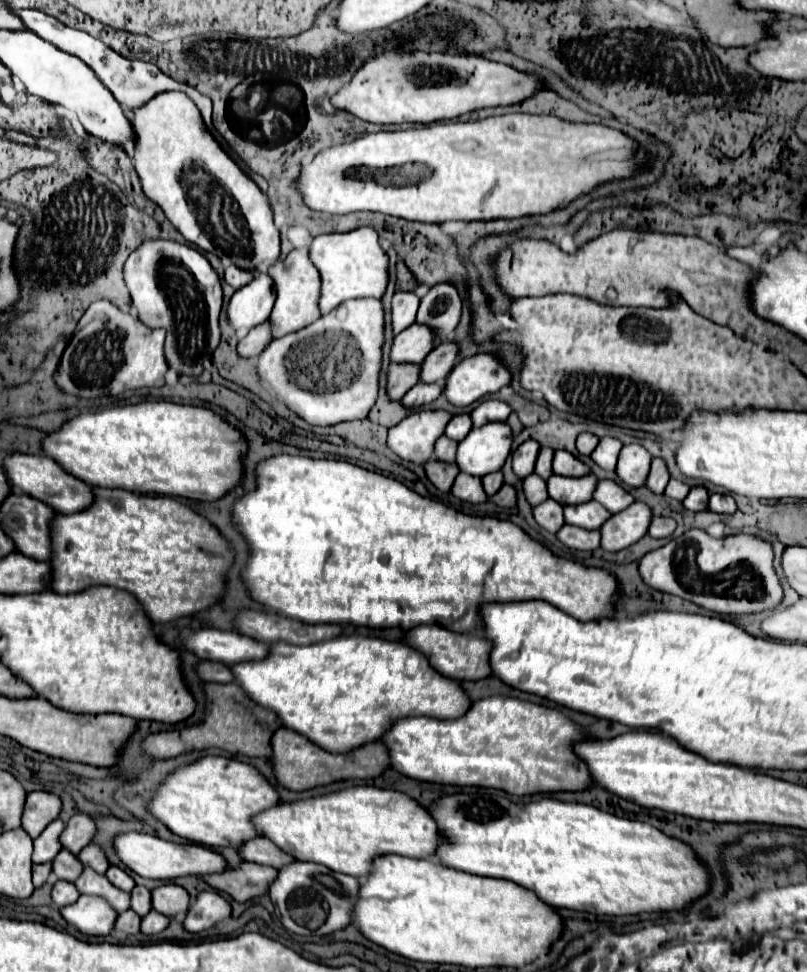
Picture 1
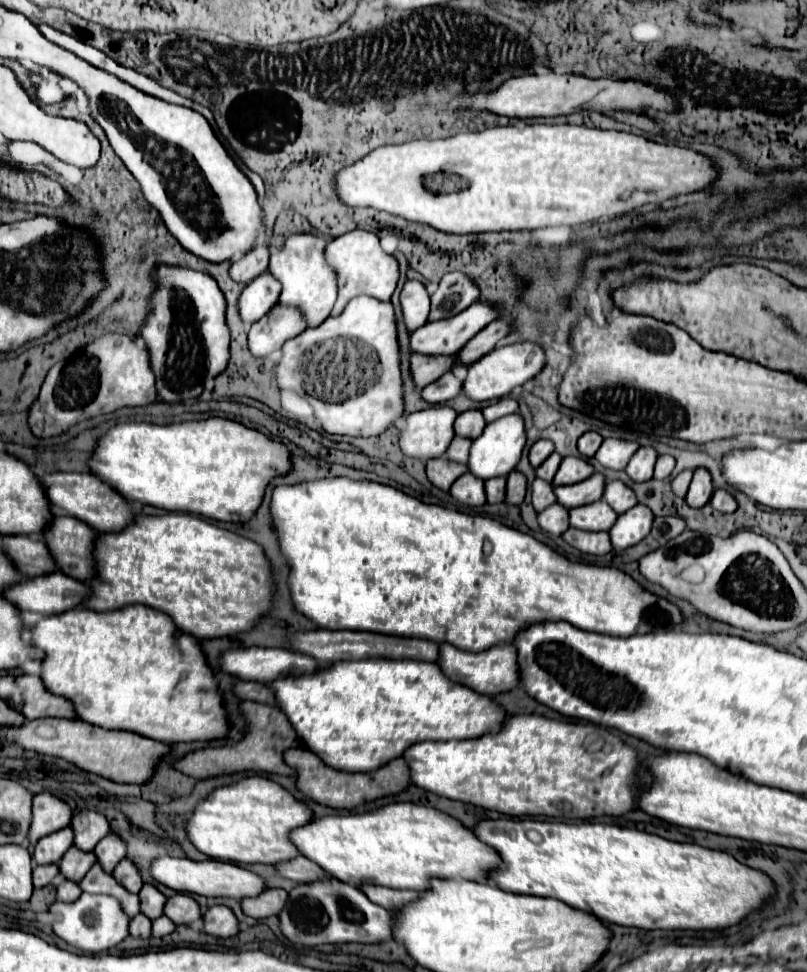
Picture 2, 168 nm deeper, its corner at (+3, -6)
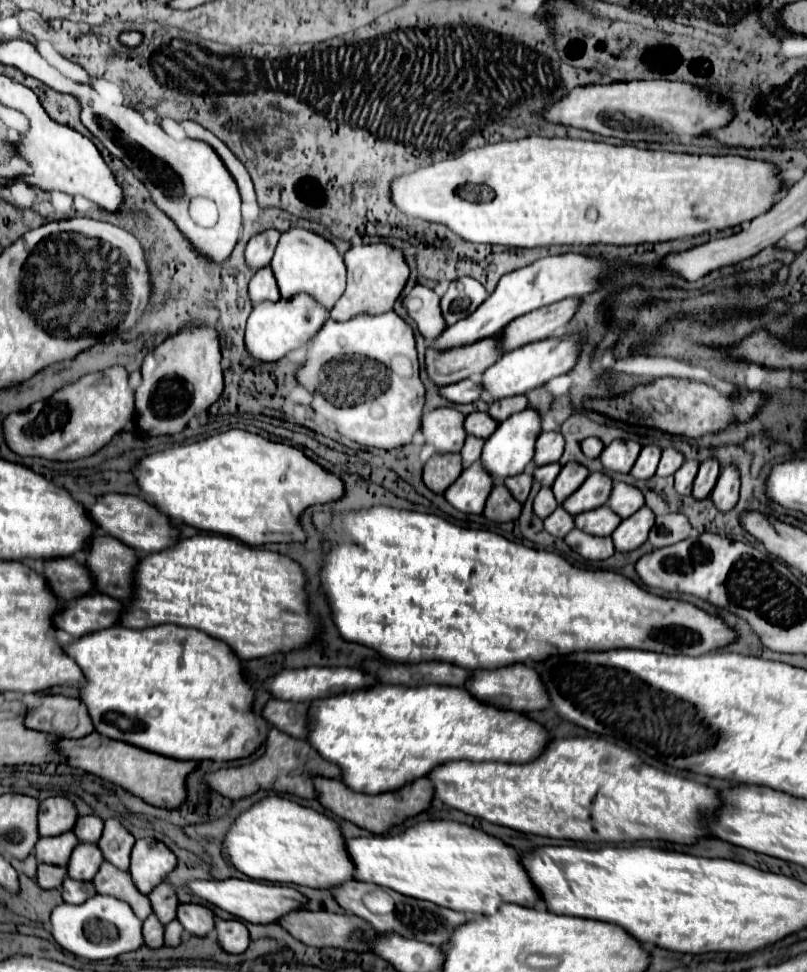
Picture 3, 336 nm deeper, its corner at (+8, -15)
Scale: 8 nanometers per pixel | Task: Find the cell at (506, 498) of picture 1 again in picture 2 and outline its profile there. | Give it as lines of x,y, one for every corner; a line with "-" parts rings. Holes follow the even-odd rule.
510,472
508,484
506,484
506,500
504,502
518,506
518,504
522,504
524,496
526,496
526,478
524,478
524,474

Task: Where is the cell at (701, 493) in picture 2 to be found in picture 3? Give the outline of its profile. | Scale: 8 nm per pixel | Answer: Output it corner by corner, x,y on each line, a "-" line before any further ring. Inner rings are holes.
715,457
701,463
699,473
695,477
695,485
693,485
693,497
695,499
705,499
713,491
717,477
719,477
719,471
721,471
721,465

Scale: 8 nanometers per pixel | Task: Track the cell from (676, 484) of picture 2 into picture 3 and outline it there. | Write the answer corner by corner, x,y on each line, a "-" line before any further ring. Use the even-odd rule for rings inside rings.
685,461
677,471
675,471
675,489
677,493
681,495
691,495
691,489
693,489
693,479
697,475
697,469
699,469
699,461

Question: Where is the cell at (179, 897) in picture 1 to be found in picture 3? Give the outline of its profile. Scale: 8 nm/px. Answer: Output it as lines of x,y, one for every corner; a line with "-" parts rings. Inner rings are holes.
197,903
179,905
177,919
193,935
207,935
215,929
215,915
205,905
197,905

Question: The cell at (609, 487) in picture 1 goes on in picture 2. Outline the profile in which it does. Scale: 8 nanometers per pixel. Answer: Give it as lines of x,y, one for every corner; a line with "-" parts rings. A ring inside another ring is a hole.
614,480
614,482
606,484
602,500
608,502
618,514
622,514
622,512
626,512
626,510
630,510
632,506
638,504
634,492
630,488
626,488
620,480

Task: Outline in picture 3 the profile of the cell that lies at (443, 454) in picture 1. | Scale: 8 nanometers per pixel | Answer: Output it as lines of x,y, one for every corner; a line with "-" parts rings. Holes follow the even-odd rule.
469,435
463,449
461,449
461,457
463,457
463,467
467,469
471,463
475,463
483,451
483,439
475,437
475,435

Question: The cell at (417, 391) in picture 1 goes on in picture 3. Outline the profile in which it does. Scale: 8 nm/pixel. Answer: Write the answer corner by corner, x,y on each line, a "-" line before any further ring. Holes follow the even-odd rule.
467,379
467,381
459,381
459,383
443,387
441,393
443,393
443,397
447,397
453,403
473,403
481,397
483,387
481,387
481,383

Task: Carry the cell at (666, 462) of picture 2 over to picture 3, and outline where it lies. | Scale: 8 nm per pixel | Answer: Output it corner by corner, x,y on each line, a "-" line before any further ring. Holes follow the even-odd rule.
673,447
663,449
663,455
661,455
661,461
659,461
659,467
657,467
657,475
659,477
673,475
683,465
683,461
685,461
685,457
683,457
681,451
677,451

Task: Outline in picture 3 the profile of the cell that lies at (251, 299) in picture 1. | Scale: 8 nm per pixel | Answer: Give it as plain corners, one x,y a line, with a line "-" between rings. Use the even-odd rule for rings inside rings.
261,267
249,281
249,295
253,303
279,301
279,287
275,283
271,267

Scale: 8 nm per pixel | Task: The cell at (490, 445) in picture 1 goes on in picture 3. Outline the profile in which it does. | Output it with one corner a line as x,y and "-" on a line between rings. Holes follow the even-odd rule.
525,409
519,415
511,415
511,419
505,419
497,427
497,431
485,441
483,455
481,455
483,467
499,481
503,481
505,477
523,473
529,467
529,463
533,461
535,439
539,437
539,433
541,433
541,417
535,409

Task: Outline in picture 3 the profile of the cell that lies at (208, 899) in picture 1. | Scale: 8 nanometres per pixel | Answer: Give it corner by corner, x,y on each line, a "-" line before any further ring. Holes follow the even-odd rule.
217,919
215,925
219,933
219,943
227,953
243,953
249,947
249,931
241,921

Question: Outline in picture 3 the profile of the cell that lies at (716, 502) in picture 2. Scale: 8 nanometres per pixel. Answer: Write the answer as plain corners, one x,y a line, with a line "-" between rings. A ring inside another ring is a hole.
727,463
721,469
721,475
717,479
717,485
711,491
711,499
719,511
729,511
735,507
739,499
739,469
735,463

